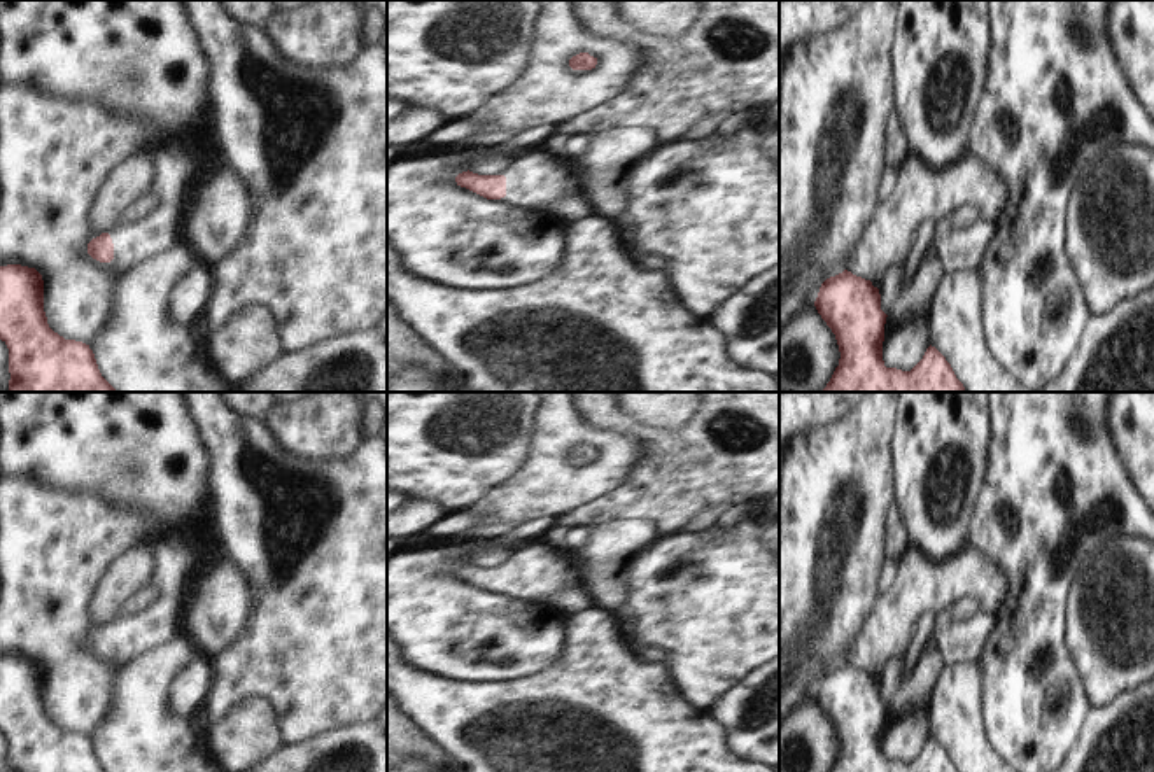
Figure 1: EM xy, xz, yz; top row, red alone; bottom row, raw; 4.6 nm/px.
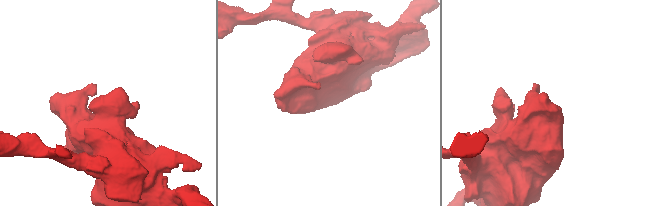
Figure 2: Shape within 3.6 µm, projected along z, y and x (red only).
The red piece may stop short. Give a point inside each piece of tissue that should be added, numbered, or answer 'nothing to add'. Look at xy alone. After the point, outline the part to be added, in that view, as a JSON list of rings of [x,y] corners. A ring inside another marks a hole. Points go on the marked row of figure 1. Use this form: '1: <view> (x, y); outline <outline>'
1: xy (179, 165); outline [[[168,142],[149,152],[156,166],[149,194],[156,207],[145,217],[109,231],[121,268],[158,256],[180,240],[189,196],[203,173],[203,156],[189,142]]]

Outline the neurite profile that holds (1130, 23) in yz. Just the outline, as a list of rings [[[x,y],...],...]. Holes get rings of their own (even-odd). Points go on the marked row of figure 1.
[[[1110,0],[1107,28],[1128,82],[1154,117],[1154,0]]]

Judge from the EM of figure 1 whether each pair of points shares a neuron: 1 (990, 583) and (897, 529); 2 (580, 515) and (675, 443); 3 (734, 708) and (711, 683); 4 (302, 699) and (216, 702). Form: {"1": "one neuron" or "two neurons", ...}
{"1": "two neurons", "2": "one neuron", "3": "two neurons", "4": "one neuron"}

